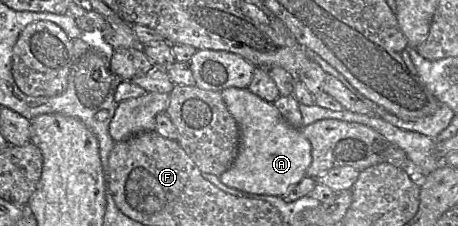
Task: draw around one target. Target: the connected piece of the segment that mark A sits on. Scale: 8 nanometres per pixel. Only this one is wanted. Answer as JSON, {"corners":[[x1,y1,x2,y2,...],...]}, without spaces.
{"corners":[[228,88,220,92,230,114,240,130,238,155,232,166,222,173,220,181,226,186,256,195,283,197,289,189,297,185,307,174,312,162,311,143,300,129,290,125,273,103,267,102,246,89]]}

